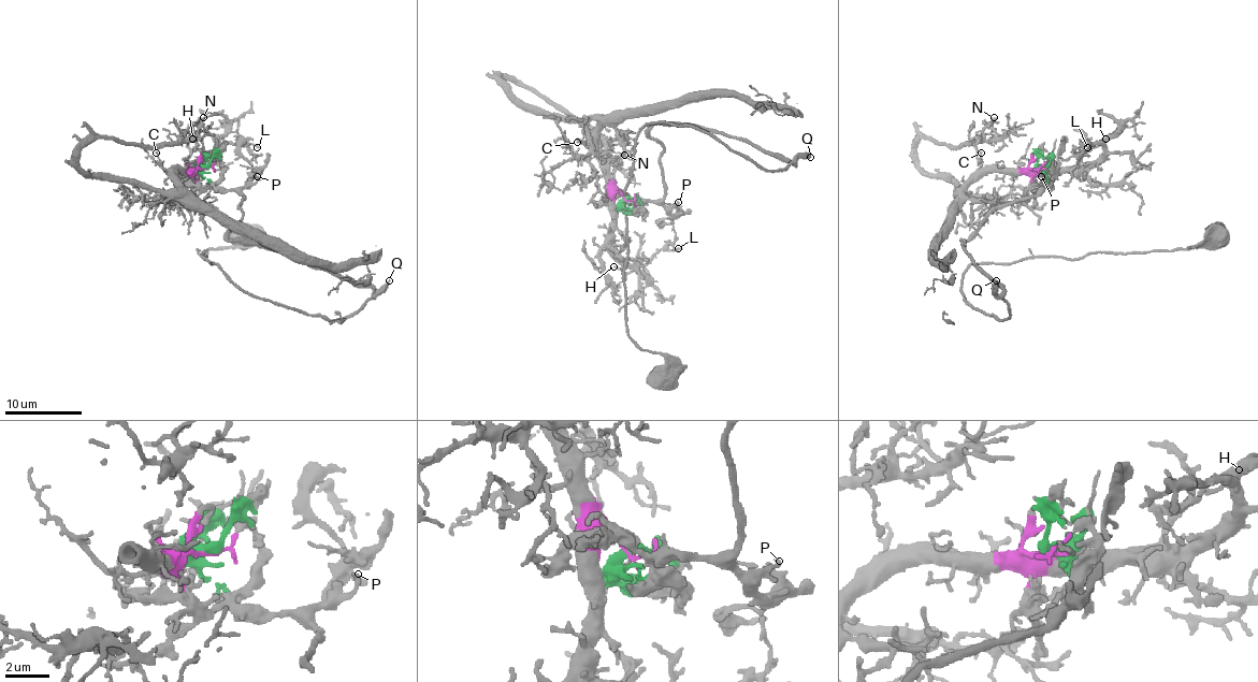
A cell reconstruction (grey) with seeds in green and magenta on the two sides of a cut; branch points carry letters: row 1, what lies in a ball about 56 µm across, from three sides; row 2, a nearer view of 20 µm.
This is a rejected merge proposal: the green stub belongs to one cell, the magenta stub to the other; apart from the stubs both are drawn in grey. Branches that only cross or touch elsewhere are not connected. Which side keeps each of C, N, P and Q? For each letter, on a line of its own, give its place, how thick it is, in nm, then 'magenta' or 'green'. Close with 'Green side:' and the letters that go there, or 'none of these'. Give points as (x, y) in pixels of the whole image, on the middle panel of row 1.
C: place (577, 142); calibre 130 nm; magenta
N: place (624, 155); calibre 240 nm; magenta
P: place (678, 202); calibre 160 nm; green
Q: place (810, 157); calibre 300 nm; green
Green side: P, Q

